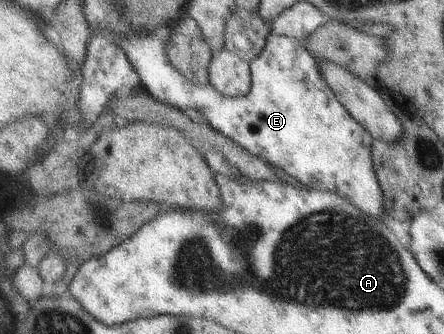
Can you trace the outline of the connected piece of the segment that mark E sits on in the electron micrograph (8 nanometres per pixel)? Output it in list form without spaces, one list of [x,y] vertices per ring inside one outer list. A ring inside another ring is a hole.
[[[160,26],[154,33],[145,35],[145,37],[118,36],[113,38],[121,49],[128,53],[133,65],[140,73],[144,90],[158,100],[182,111],[188,108],[196,109],[217,131],[224,133],[253,155],[264,159],[272,166],[279,167],[291,177],[295,177],[302,185],[340,194],[363,213],[376,217],[382,222],[391,221],[392,218],[389,217],[386,208],[386,195],[378,180],[373,155],[371,155],[373,134],[349,113],[344,102],[336,96],[334,89],[319,71],[316,59],[304,46],[302,40],[272,33],[265,49],[250,61],[252,66],[251,91],[246,96],[229,97],[221,95],[220,91],[217,91],[211,84],[199,85],[187,81],[179,71],[173,69],[165,53],[165,43],[172,33],[171,27]]]

